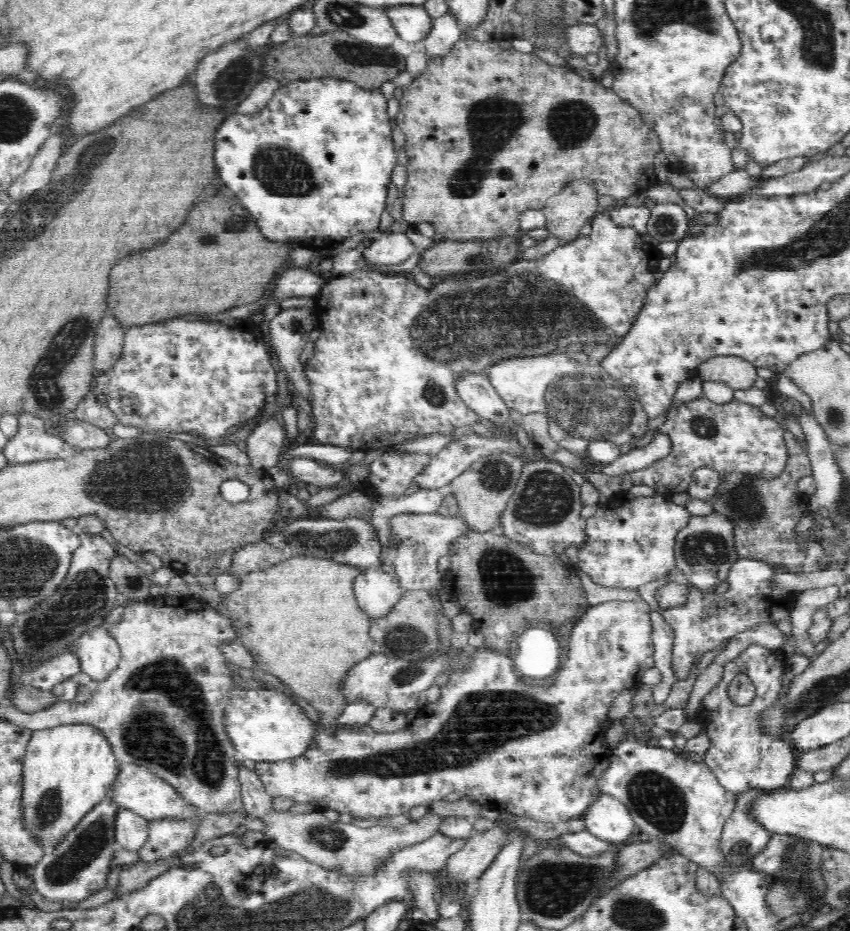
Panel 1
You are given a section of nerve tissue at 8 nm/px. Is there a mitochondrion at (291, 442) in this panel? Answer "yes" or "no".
no

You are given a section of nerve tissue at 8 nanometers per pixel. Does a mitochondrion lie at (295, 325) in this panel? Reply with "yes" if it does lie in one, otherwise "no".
yes

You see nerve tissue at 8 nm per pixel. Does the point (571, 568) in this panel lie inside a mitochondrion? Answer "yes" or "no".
no

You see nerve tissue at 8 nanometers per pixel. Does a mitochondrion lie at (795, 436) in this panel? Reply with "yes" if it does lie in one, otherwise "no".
no

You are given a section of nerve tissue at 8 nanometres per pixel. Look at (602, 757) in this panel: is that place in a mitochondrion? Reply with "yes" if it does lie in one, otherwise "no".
no

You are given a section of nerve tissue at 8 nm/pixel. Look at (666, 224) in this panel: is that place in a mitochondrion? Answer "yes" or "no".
yes

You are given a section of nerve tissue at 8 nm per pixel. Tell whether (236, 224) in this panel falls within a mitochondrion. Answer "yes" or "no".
yes

